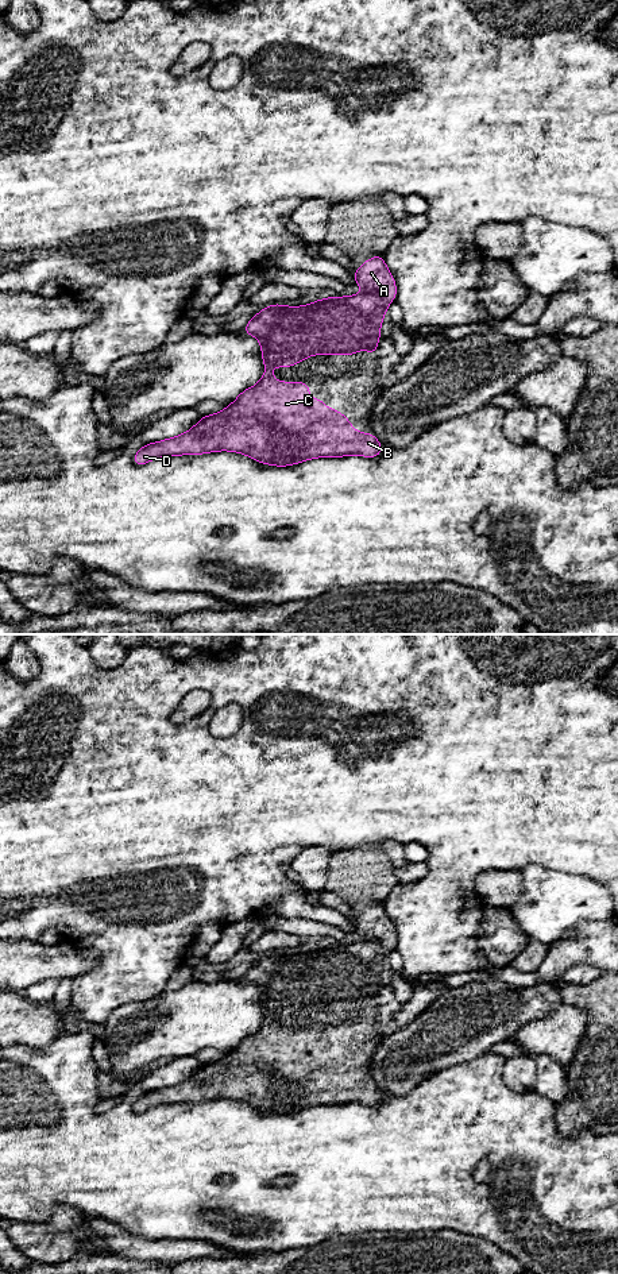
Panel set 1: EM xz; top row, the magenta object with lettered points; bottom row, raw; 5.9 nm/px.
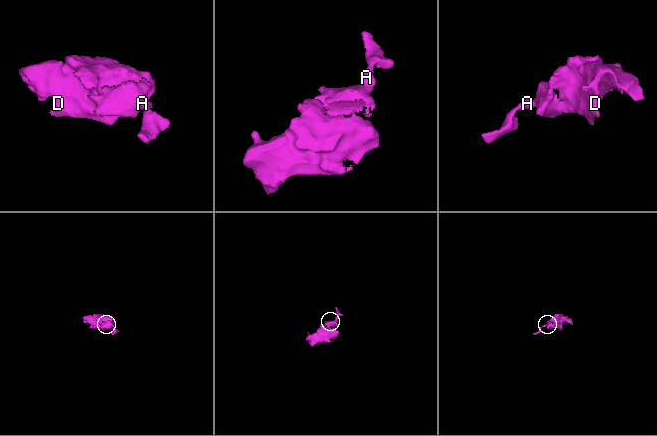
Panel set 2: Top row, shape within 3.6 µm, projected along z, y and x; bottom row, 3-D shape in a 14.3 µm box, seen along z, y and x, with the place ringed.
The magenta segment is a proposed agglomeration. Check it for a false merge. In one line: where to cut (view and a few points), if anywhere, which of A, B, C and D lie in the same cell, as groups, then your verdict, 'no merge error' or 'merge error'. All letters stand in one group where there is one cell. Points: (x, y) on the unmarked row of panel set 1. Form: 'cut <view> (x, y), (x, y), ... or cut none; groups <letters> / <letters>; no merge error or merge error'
cut none; groups A B C D; no merge error

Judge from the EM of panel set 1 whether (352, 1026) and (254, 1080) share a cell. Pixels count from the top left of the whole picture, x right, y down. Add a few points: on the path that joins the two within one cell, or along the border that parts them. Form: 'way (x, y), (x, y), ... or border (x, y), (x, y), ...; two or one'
way (328, 1030), (300, 1058), (278, 1069); one

